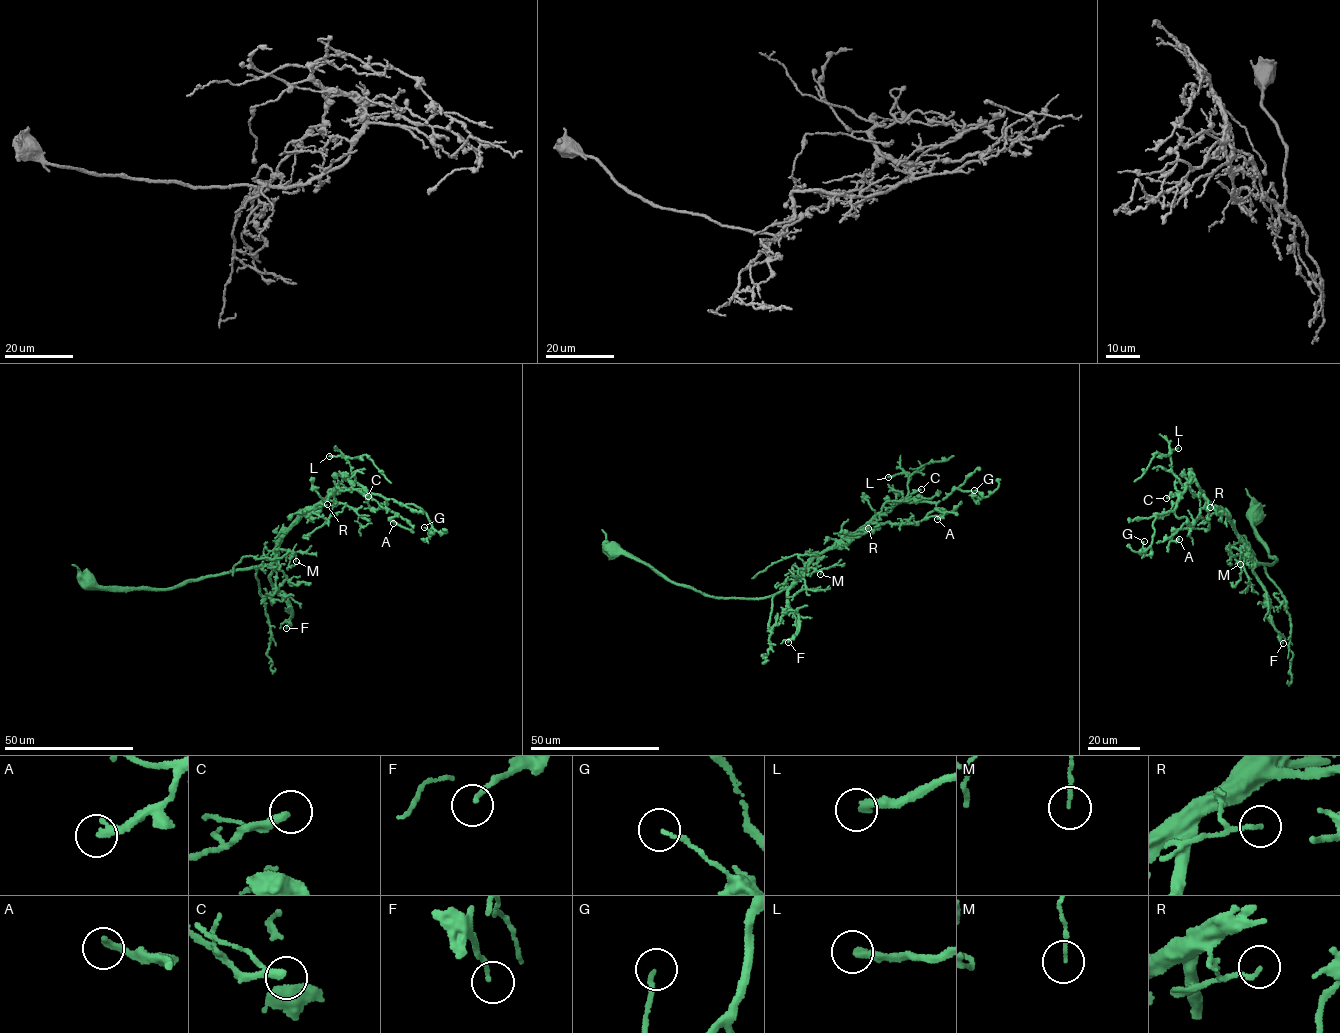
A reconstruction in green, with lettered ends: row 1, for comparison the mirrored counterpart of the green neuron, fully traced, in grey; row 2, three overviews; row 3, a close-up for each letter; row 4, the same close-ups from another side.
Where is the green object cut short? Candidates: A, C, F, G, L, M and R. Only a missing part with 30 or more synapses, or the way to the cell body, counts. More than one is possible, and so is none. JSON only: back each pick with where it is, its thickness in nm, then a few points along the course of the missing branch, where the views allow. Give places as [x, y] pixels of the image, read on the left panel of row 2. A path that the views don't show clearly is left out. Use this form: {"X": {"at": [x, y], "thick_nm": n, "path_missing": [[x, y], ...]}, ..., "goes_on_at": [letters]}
{"L": {"at": [329, 456], "thick_nm": 280, "path_missing": [[329, 456], [330, 458], [325, 460], [276, 455], [239, 463], [225, 472]]}, "goes_on_at": ["L"]}

